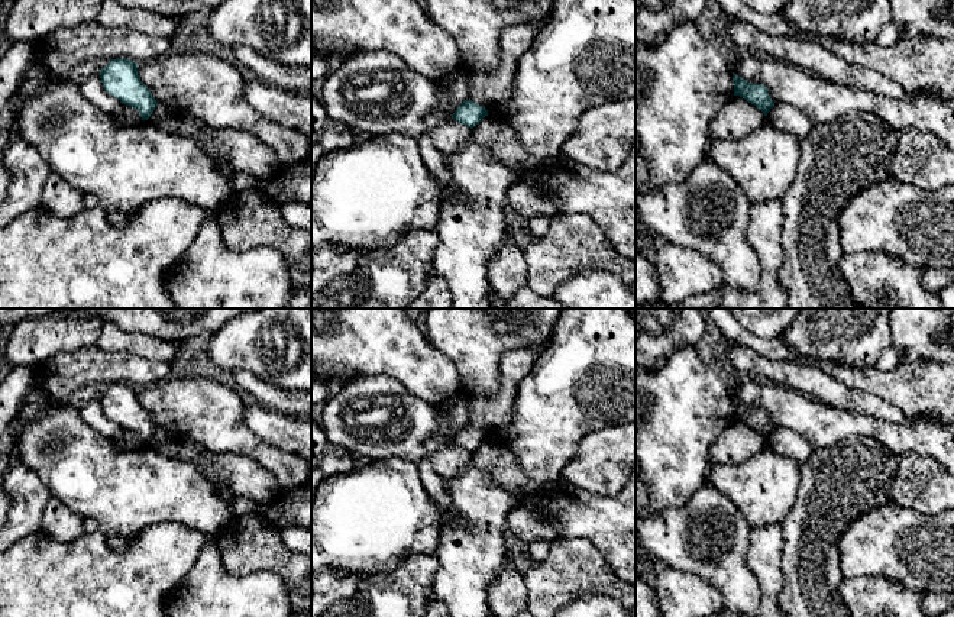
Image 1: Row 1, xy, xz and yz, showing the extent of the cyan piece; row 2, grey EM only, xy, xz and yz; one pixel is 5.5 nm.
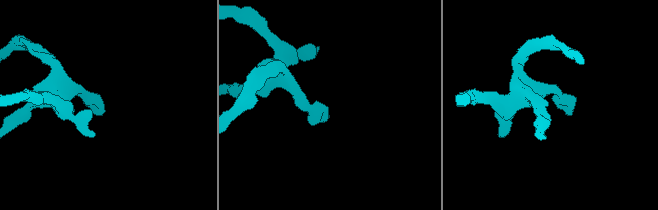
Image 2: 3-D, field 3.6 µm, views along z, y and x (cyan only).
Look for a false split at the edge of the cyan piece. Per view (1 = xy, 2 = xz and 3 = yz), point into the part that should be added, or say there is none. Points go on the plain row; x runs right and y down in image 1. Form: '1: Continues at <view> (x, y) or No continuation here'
1: No continuation here
2: No continuation here
3: No continuation here

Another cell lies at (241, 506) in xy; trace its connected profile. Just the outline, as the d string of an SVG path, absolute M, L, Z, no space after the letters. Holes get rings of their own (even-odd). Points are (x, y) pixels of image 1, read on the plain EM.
M236 497L232 501L230 507L232 507L233 516L245 516L245 514L258 511L258 505L259 505L258 503L252 501L248 497Z

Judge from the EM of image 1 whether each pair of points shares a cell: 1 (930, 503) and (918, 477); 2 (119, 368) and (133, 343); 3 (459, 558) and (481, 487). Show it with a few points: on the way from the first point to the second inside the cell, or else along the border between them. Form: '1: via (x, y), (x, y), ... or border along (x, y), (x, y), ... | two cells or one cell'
1: via (930, 497), (930, 490), (922, 483) | one cell
2: border along (96, 343), (106, 351), (129, 351), (161, 362) | two cells
3: via (474, 540), (479, 504) | one cell

